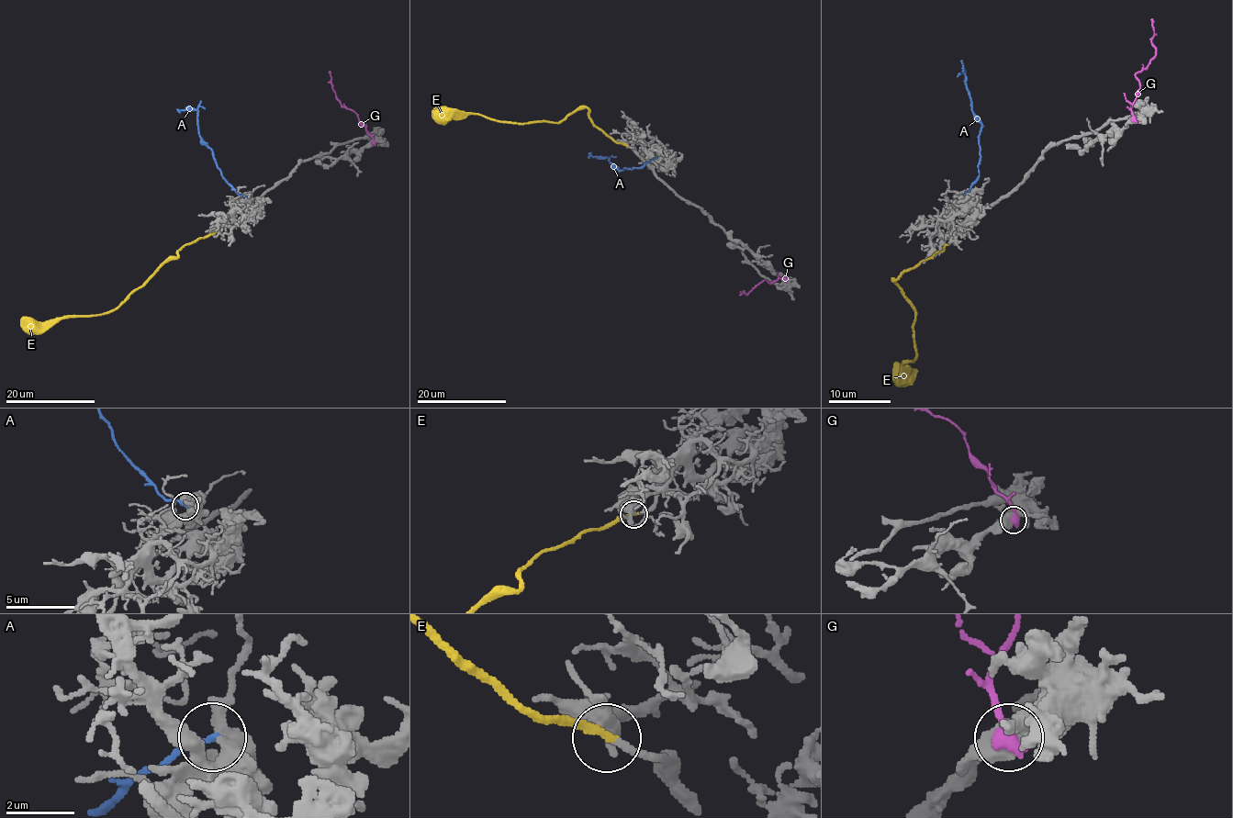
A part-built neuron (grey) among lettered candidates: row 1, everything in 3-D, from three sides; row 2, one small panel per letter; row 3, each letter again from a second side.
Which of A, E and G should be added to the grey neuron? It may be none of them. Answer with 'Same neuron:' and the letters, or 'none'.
Same neuron: E

